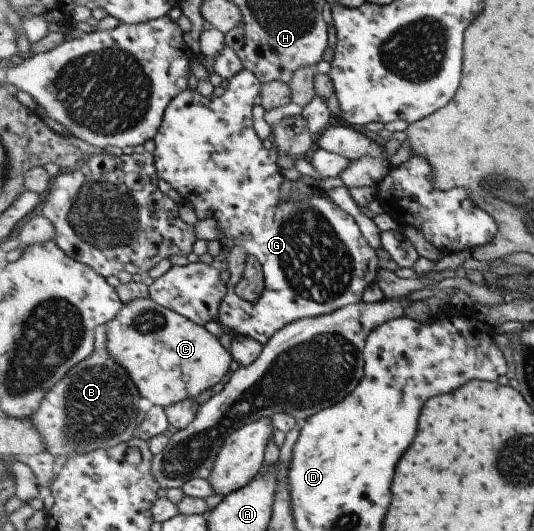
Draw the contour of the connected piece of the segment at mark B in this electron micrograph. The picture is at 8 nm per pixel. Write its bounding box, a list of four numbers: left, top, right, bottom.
[30,325,142,459]

